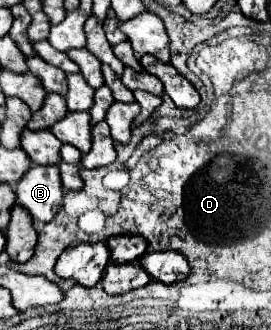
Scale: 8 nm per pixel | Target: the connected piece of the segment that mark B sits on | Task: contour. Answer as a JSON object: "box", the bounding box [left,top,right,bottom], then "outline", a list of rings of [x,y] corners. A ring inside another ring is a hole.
{"box":[17,166,63,222],"outline":[[[31,166],[19,180],[17,202],[39,222],[51,222],[61,208],[63,186],[57,166]]]}

